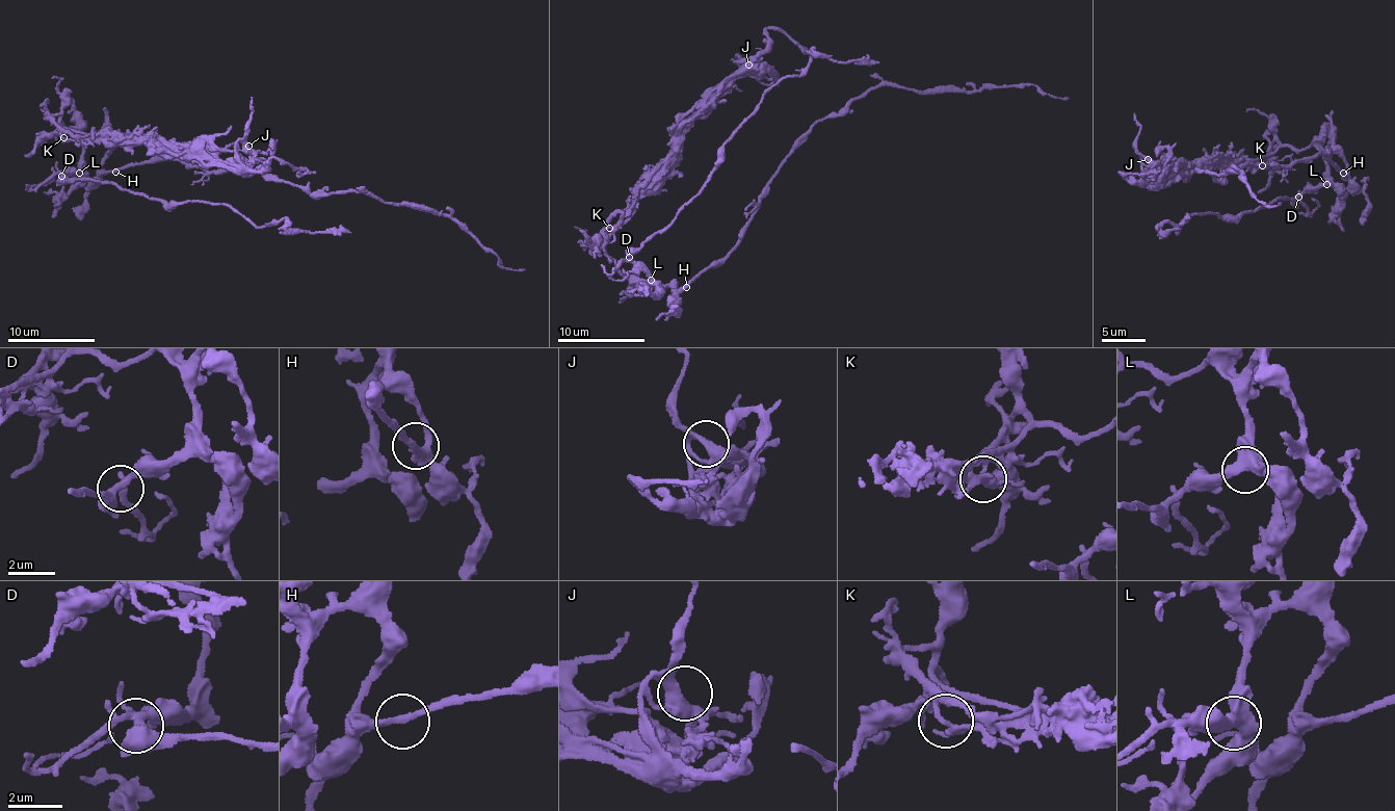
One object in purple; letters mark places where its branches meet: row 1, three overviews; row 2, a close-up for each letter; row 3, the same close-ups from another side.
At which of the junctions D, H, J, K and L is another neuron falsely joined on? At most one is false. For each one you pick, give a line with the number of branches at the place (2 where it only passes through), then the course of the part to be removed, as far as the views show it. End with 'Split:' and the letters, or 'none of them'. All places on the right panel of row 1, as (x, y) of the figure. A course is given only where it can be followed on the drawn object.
K: 3 | (1262, 166), (1234, 157), (1184, 161), (1161, 178), (1158, 176), (1161, 171), (1174, 159), (1164, 149), (1156, 157)
Split: K

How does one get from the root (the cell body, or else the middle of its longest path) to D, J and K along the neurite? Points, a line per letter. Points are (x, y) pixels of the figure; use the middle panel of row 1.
D: (684, 286), (673, 297), (672, 287), (648, 283), (651, 281), (646, 270), (637, 269), (629, 257)
J: (684, 286), (673, 297), (672, 287), (625, 276), (606, 239), (654, 183), (680, 133), (748, 64)
K: (684, 286), (673, 297), (672, 287), (645, 285), (625, 276), (604, 249), (604, 234), (609, 228)

